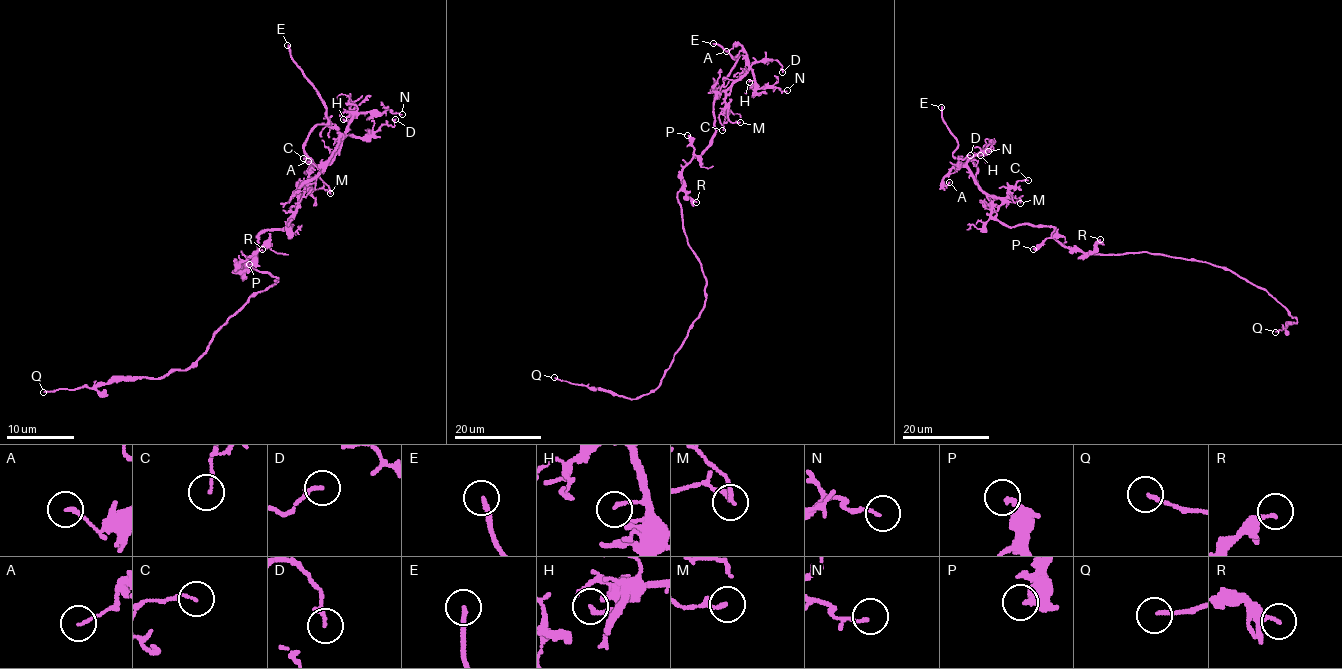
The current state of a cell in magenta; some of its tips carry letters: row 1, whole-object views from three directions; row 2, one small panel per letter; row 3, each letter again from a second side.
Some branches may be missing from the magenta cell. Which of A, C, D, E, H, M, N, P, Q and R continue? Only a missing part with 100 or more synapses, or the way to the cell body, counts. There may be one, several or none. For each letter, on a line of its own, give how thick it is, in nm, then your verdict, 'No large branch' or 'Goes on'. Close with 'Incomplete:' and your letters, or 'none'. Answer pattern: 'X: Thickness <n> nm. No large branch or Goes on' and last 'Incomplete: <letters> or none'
A: Thickness 120 nm. No large branch
C: Thickness 110 nm. No large branch
D: Thickness 180 nm. No large branch
E: Thickness 190 nm. Goes on
H: Thickness 170 nm. No large branch
M: Thickness 110 nm. No large branch
N: Thickness 100 nm. No large branch
P: Thickness 240 nm. No large branch
Q: Thickness 130 nm. No large branch
R: Thickness 240 nm. No large branch
Incomplete: E

